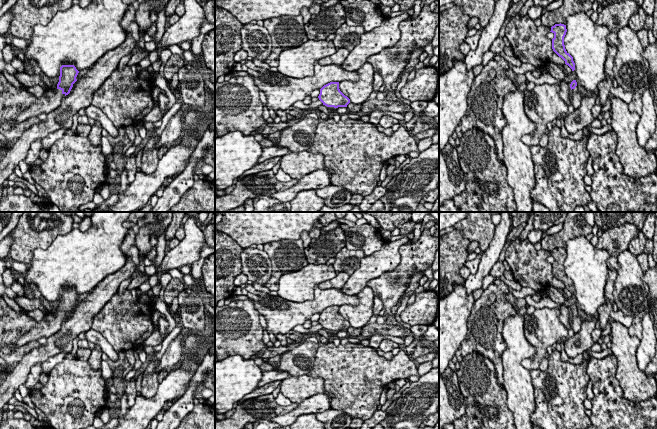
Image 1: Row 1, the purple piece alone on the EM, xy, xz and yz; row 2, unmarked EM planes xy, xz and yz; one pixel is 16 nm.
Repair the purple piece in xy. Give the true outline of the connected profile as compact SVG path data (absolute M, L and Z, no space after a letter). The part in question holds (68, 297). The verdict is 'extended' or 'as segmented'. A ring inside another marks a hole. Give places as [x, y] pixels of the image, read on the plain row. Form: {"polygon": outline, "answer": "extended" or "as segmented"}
{"polygon": "M62 289L60 291L57 311L53 314L44 315L43 319L37 325L31 327L29 332L19 337L12 347L18 348L30 341L39 340L42 337L50 337L57 333L63 322L70 317L73 308L77 305L78 297L79 295L74 289Z", "answer": "extended"}

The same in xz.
{"polygon": "M330 306L320 313L318 320L323 329L327 331L347 331L350 323L339 313L339 306Z", "answer": "as segmented"}

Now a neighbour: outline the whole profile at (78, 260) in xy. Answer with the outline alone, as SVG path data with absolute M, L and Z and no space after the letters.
M94 212L90 217L92 226L86 232L81 232L78 228L72 229L65 235L58 235L47 249L35 249L24 277L24 291L33 292L29 286L33 283L37 286L41 296L51 304L60 300L60 291L62 289L74 289L78 295L92 291L106 276L115 273L126 264L128 254L124 253L120 247L128 233L128 228L123 226L123 222L127 220L131 213Z

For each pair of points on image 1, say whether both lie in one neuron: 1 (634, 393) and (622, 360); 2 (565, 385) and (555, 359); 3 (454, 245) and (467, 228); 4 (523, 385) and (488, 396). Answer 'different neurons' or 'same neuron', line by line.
1: same neuron
2: same neuron
3: different neurons
4: different neurons

